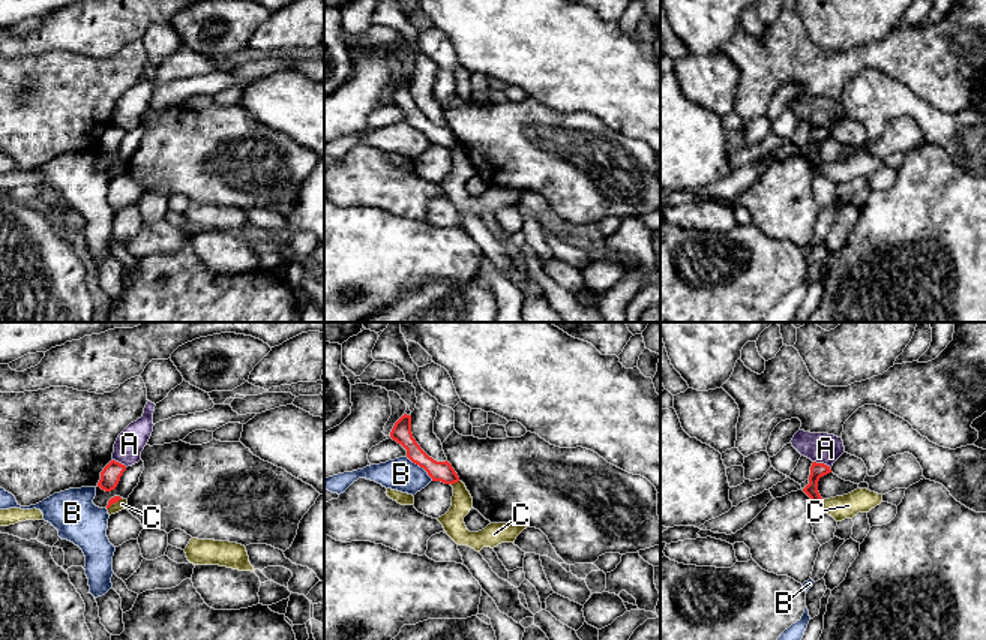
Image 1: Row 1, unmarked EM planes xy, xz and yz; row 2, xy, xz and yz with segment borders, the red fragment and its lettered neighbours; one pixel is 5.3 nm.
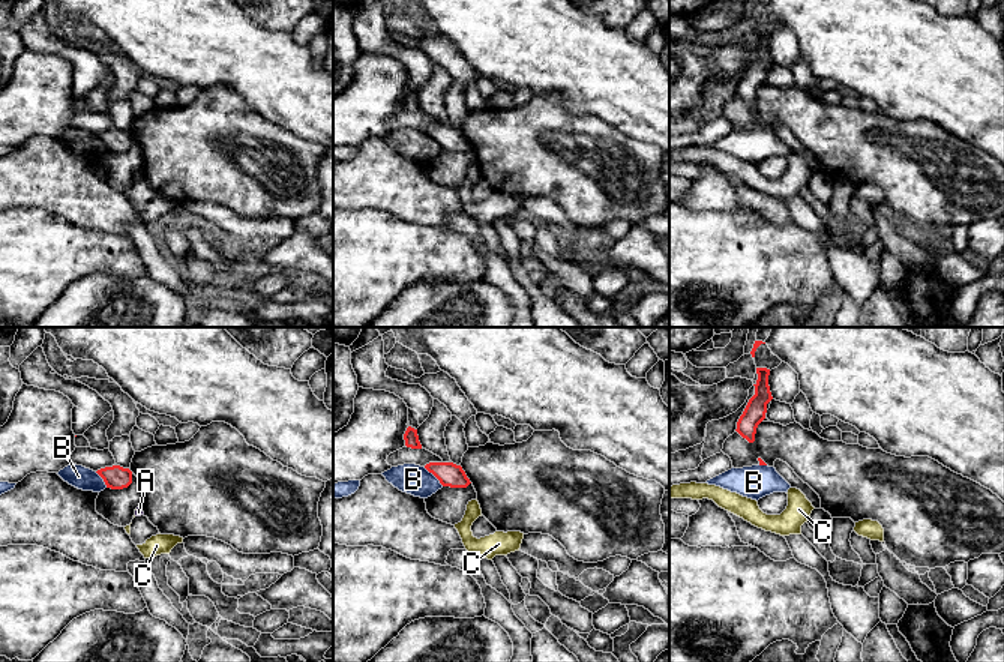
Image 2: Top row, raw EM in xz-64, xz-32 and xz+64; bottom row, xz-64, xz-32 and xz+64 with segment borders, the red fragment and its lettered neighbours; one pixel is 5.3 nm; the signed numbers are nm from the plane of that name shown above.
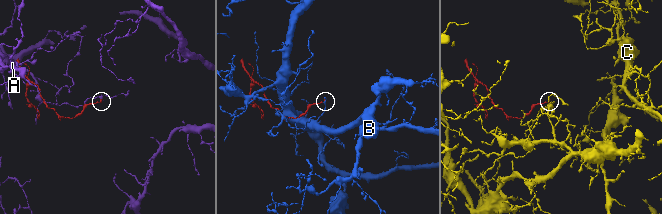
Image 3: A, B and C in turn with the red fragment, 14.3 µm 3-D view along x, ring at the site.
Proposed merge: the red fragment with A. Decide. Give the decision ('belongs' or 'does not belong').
does not belong

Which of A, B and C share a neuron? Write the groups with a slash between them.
A / B / C

